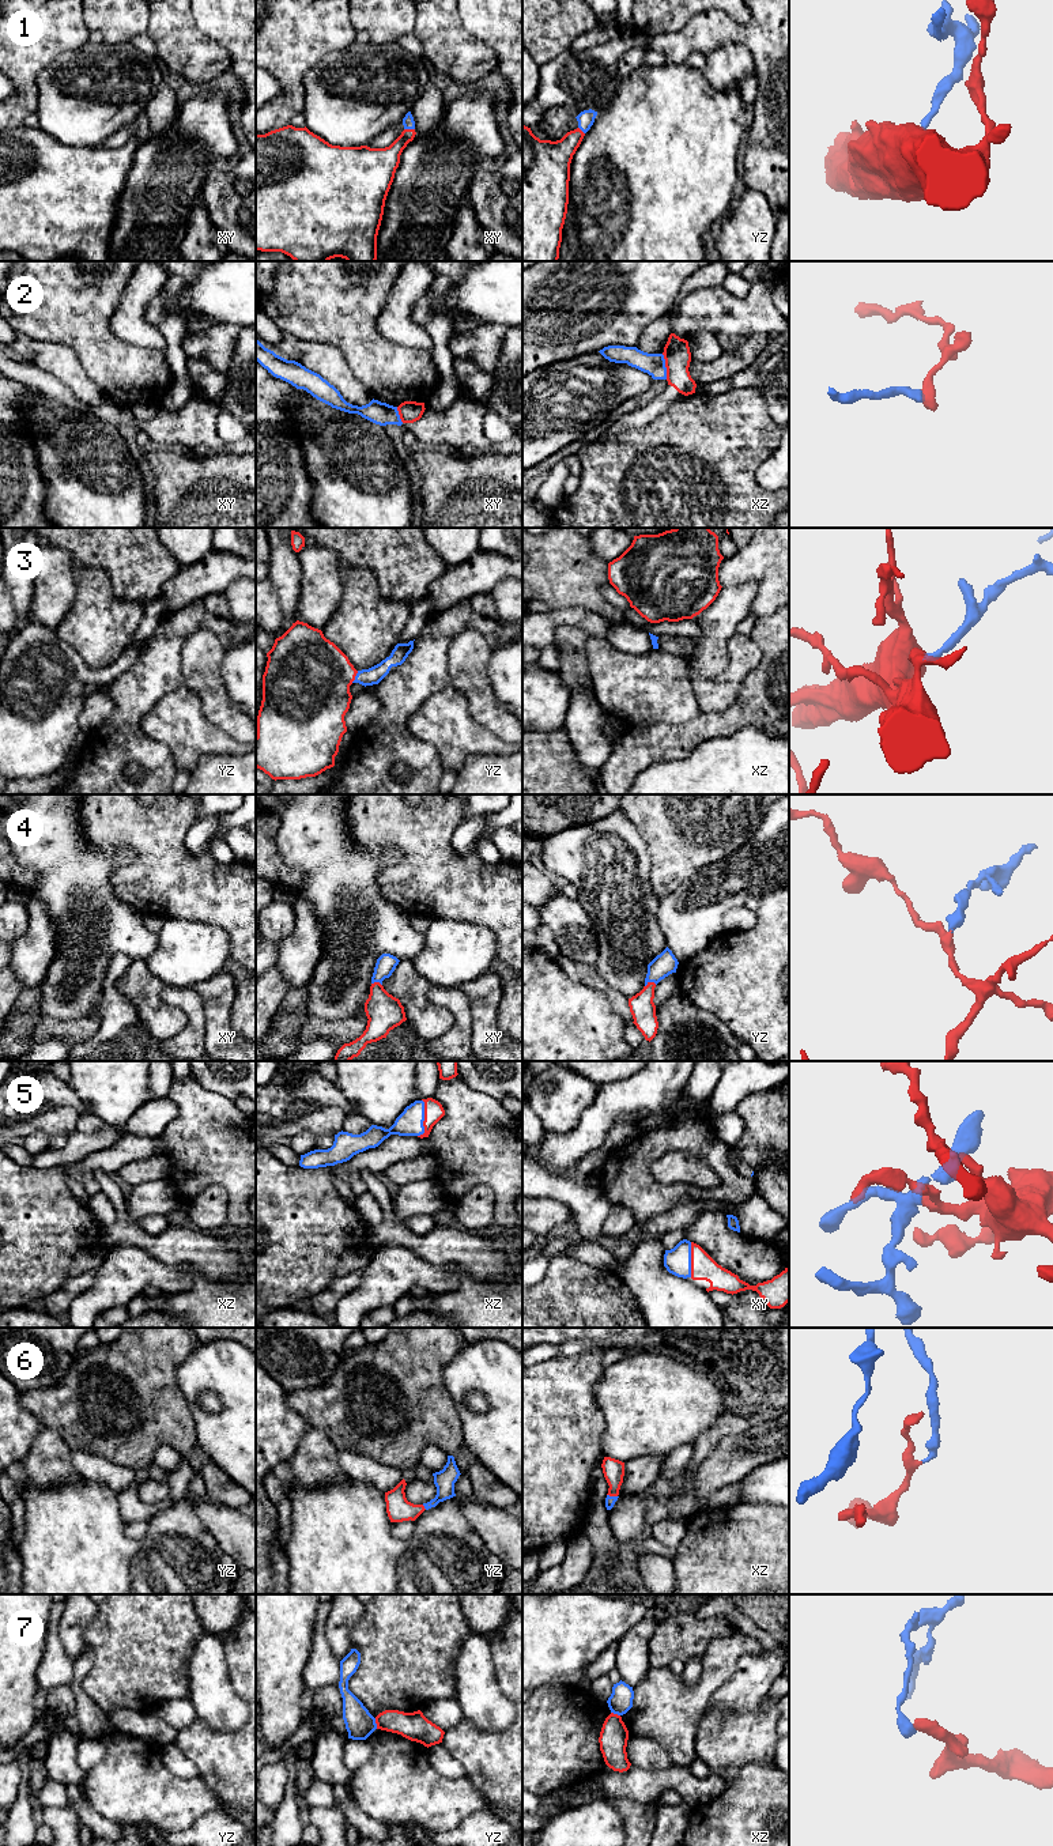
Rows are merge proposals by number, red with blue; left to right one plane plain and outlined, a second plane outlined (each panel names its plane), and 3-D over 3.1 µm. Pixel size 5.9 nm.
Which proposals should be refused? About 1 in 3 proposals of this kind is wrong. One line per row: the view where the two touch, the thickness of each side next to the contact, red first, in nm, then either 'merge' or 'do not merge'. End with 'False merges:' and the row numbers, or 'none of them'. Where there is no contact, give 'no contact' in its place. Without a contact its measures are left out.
1: meets red in xy; 180 nm thick on the red side, 70 nm on the other; merge
2: meets red in xz; 160 nm thick on the red side, 130 nm on the other; do not merge
3: meets red in yz; 440 nm thick on the red side, 100 nm on the other; merge
4: meets red in yz; 150 nm thick on the red side, 140 nm on the other; merge
5: meets red in xz; 110 nm thick on the red side, 160 nm on the other; merge
6: meets red in xz; 130 nm thick on the red side, 60 nm on the other; merge
7: meets red in yz; 170 nm thick on the red side, 170 nm on the other; do not merge
False merges: 2, 7

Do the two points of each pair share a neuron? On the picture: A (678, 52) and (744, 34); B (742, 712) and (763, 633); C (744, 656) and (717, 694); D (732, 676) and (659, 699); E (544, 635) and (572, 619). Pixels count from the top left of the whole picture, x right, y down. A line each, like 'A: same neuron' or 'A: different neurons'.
A: same neuron
B: same neuron
C: same neuron
D: different neurons
E: same neuron

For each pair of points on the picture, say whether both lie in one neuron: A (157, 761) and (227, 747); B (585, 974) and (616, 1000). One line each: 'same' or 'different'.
A: different
B: same

